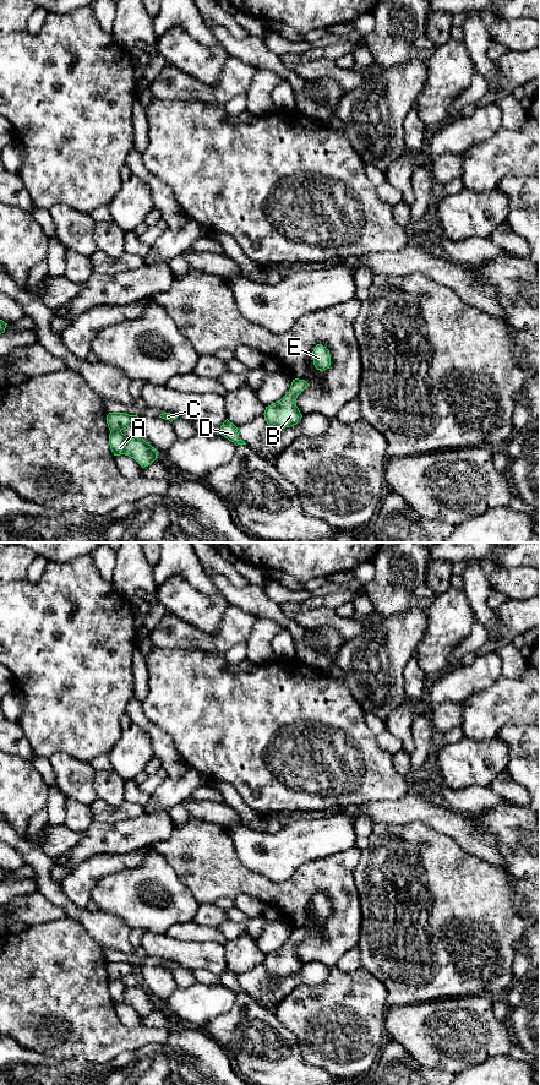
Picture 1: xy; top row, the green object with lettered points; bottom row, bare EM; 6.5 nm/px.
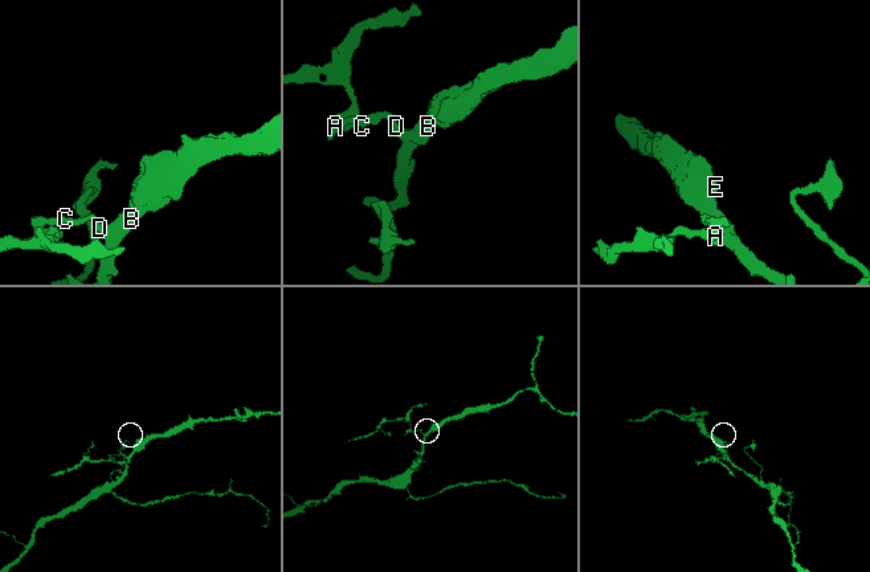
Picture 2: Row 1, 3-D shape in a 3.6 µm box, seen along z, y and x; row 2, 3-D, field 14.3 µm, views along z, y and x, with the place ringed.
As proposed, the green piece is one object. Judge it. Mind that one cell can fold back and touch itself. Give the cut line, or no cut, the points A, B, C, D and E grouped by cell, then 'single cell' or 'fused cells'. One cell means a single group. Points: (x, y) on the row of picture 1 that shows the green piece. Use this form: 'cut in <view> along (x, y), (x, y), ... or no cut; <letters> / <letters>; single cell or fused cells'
cut in xy along (110, 430), (120, 431); A / B C D E; fused cells

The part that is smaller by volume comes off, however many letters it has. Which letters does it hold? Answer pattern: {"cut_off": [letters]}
{"cut_off": ["A"]}

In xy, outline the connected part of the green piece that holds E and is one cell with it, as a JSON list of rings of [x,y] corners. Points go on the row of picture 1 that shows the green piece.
[[[317,344],[312,351],[313,365],[317,370],[327,370],[331,366],[329,350],[322,344]]]

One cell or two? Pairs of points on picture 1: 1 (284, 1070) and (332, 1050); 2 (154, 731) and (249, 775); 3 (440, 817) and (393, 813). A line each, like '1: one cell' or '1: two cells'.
1: two cells
2: two cells
3: one cell

